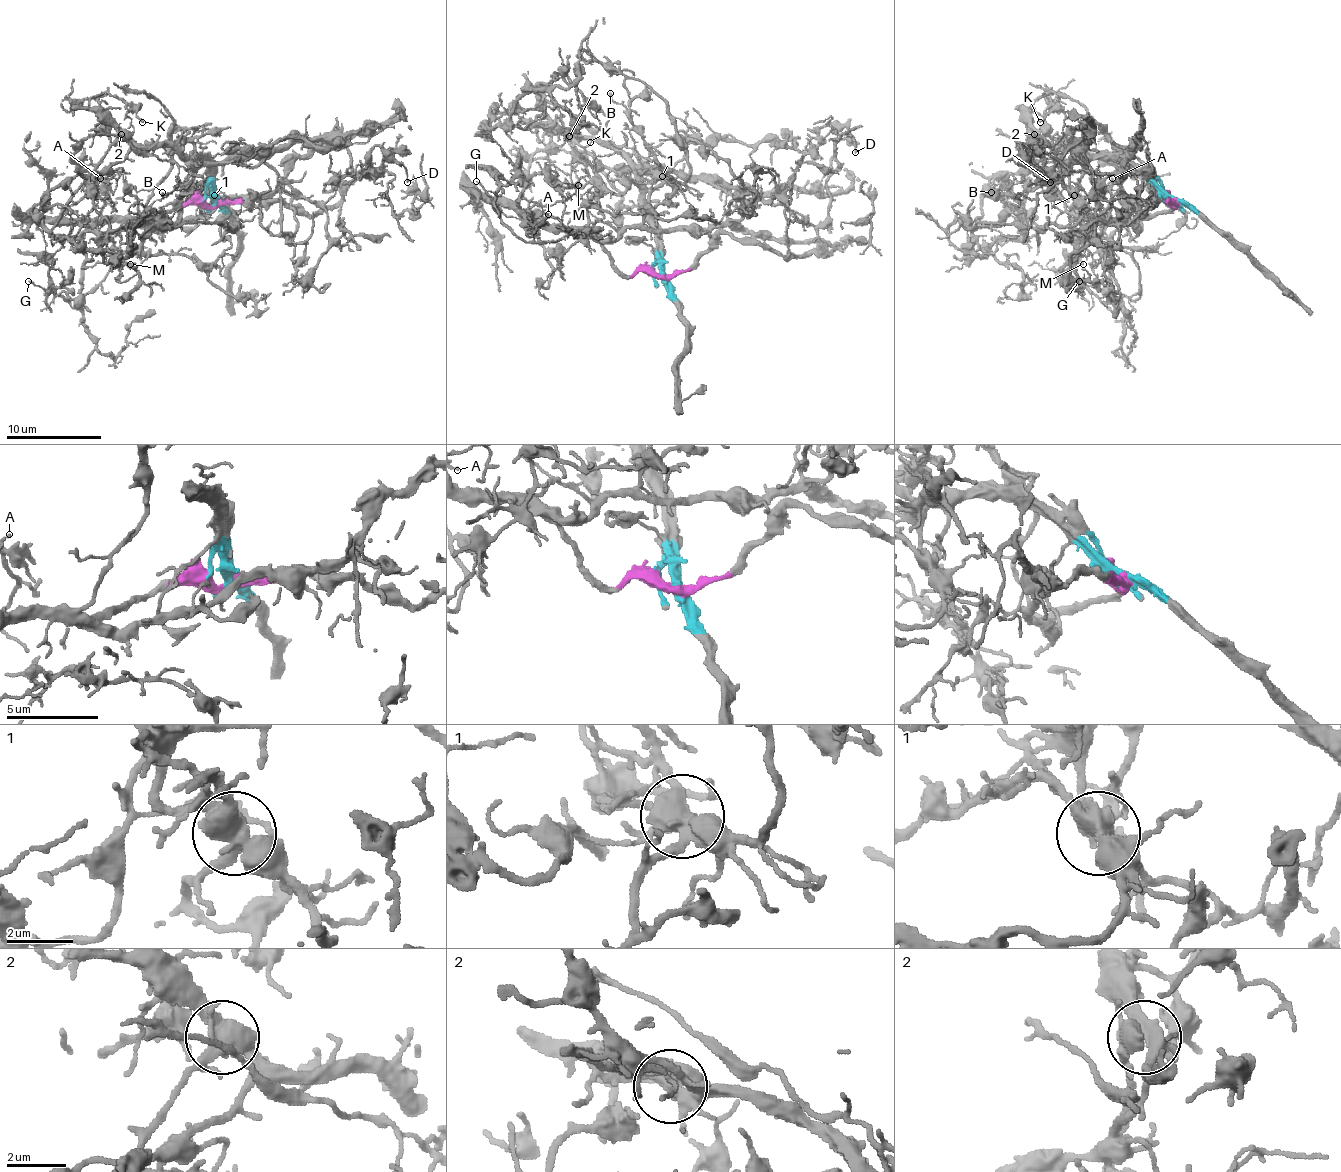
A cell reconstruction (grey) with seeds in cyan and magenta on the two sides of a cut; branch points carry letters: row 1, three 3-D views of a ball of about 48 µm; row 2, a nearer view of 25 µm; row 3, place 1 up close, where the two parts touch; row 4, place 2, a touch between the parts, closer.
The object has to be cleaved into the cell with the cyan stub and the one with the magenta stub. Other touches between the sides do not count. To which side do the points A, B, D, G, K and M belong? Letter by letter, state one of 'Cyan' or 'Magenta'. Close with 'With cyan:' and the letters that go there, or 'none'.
A: Magenta
B: Magenta
D: Cyan
G: Cyan
K: Cyan
M: Magenta
With cyan: D, G, K

